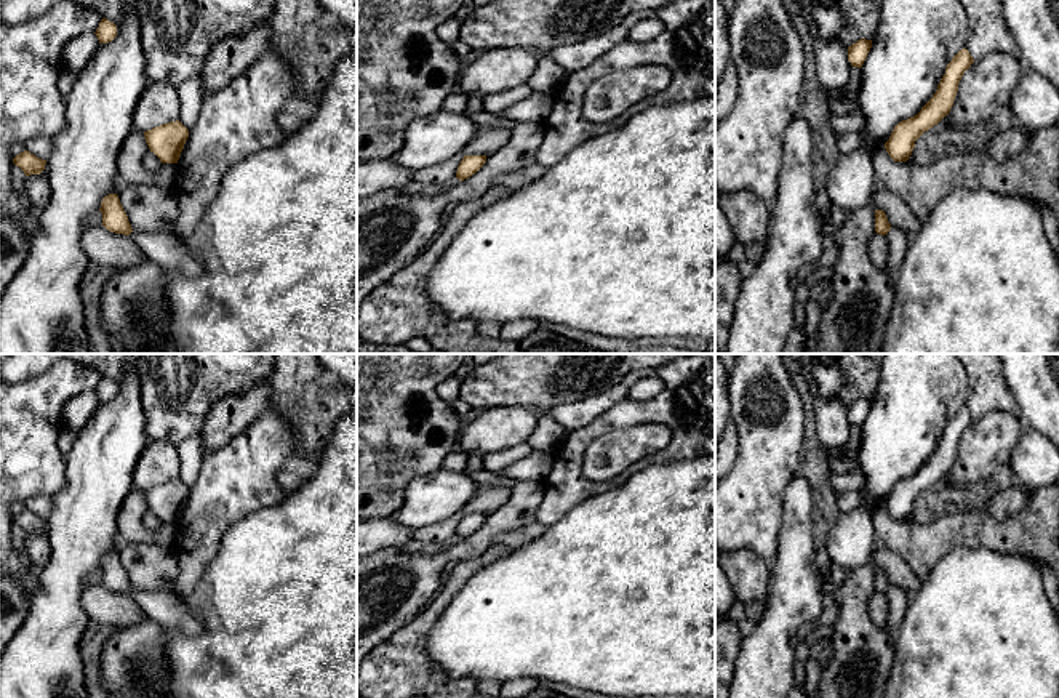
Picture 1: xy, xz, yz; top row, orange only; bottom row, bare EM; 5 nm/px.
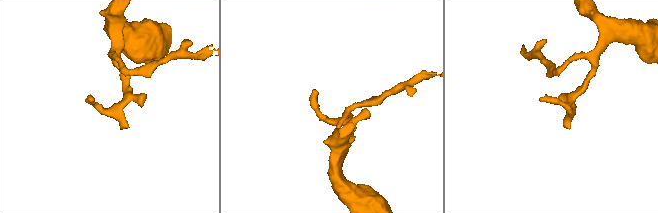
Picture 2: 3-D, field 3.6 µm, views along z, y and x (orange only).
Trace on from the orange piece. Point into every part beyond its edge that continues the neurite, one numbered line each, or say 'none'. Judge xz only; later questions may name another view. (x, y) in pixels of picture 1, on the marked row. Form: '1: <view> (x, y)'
none

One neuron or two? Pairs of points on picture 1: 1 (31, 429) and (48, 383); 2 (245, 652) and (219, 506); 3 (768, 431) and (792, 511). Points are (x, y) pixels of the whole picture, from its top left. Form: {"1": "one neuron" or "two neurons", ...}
{"1": "one neuron", "2": "two neurons", "3": "two neurons"}

